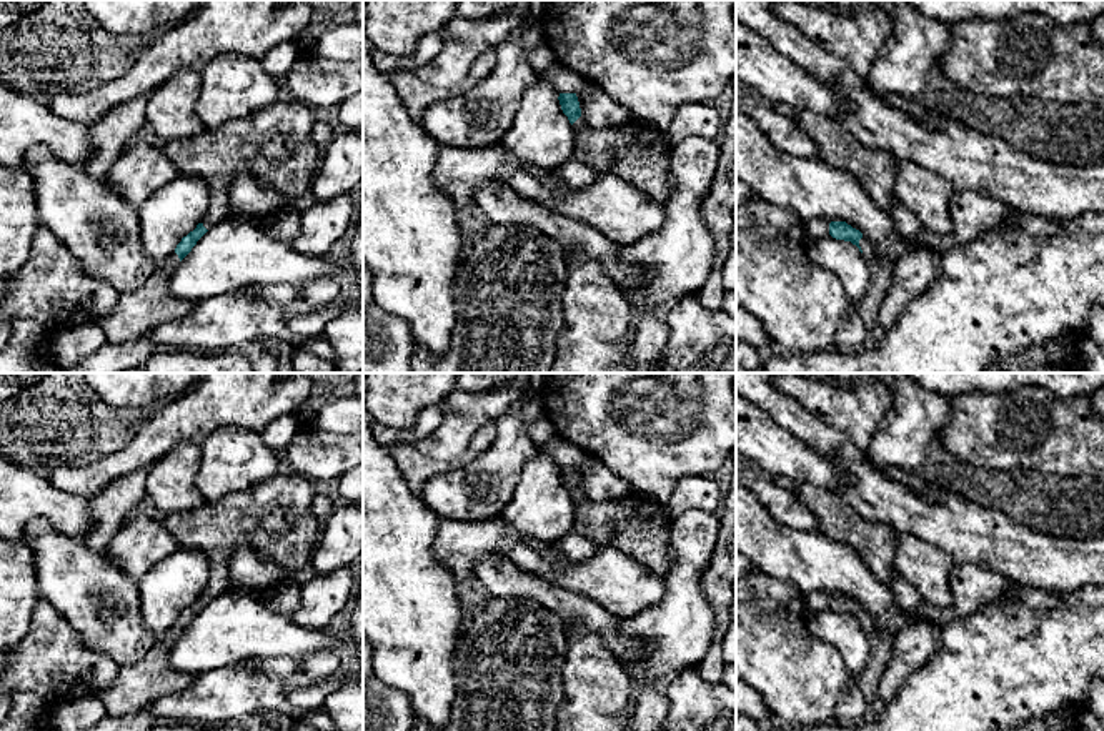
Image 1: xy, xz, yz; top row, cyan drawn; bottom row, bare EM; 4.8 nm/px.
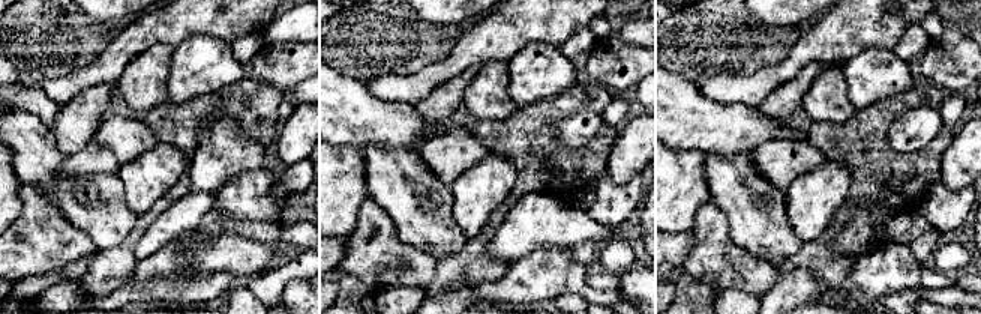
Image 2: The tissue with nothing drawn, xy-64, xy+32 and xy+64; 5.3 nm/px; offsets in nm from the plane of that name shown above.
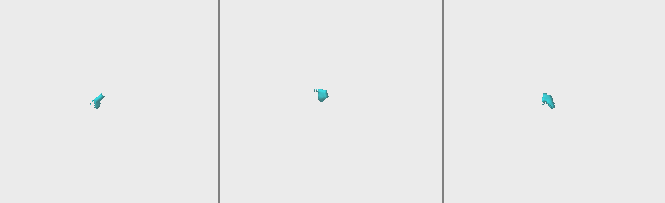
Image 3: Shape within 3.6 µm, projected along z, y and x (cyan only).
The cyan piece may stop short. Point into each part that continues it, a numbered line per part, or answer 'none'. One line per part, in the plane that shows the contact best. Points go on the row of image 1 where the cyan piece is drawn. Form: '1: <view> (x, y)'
1: yz (881, 268)

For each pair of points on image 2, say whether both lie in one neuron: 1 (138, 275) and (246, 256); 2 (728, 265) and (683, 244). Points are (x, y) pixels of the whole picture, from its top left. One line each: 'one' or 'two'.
1: one
2: two

